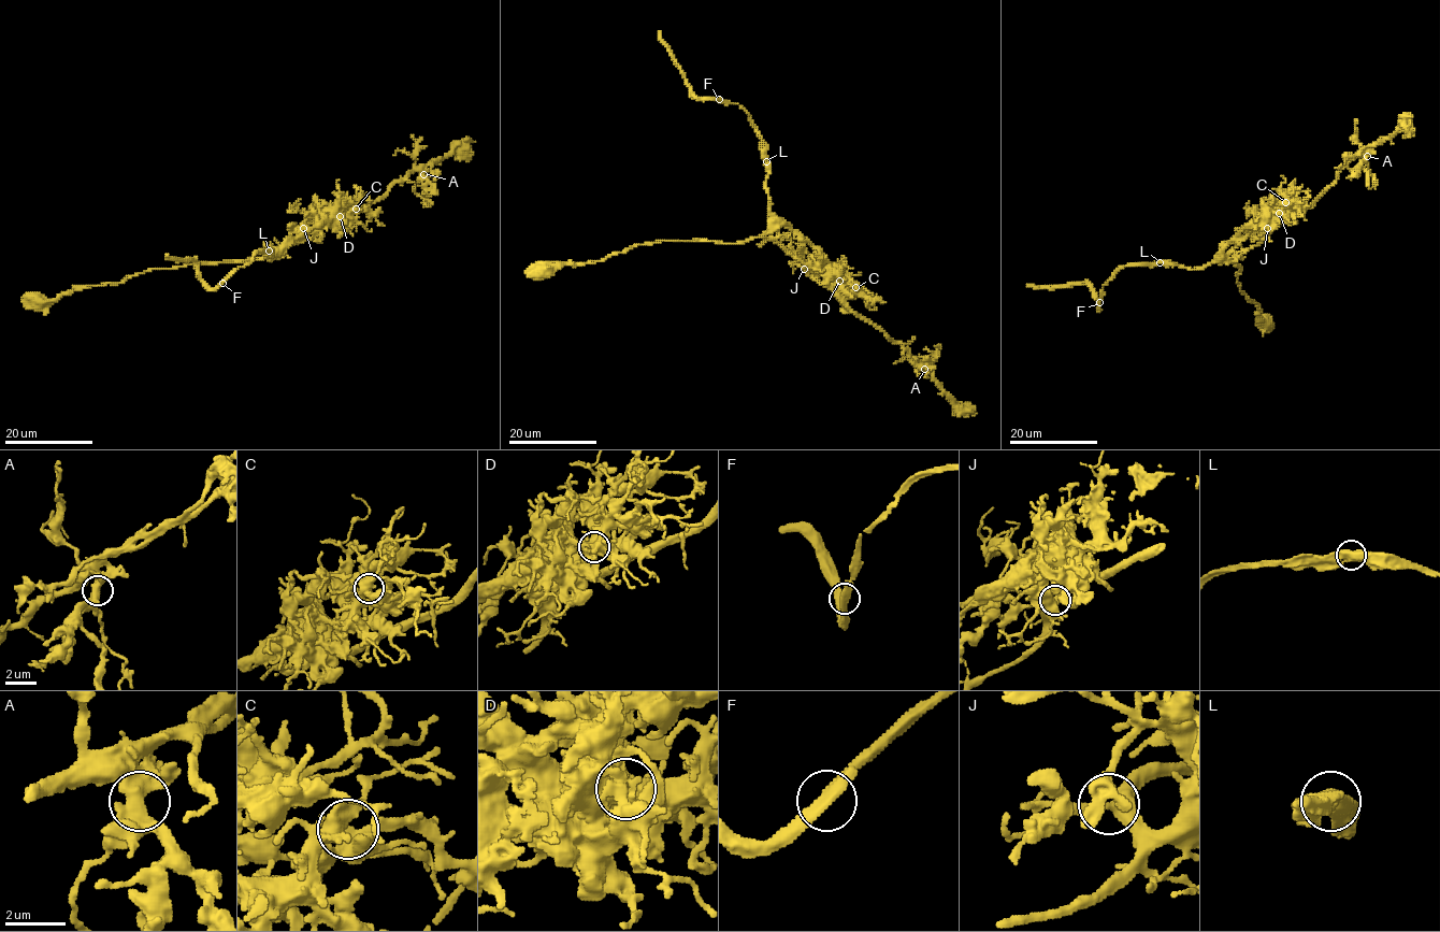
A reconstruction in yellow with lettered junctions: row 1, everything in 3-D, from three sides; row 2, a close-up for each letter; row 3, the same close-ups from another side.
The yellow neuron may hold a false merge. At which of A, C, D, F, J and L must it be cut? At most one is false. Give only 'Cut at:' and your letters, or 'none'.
Cut at: D

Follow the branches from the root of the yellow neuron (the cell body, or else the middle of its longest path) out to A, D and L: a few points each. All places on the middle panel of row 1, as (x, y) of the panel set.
A: (542, 270), (601, 261), (653, 242), (775, 238), (807, 266), (810, 275), (898, 342), (924, 369)
D: (542, 270), (601, 261), (653, 242), (744, 243), (764, 237), (775, 238), (805, 263), (823, 267), (839, 280)
L: (542, 270), (601, 261), (653, 242), (761, 237), (812, 266), (818, 253), (769, 211), (766, 160)

